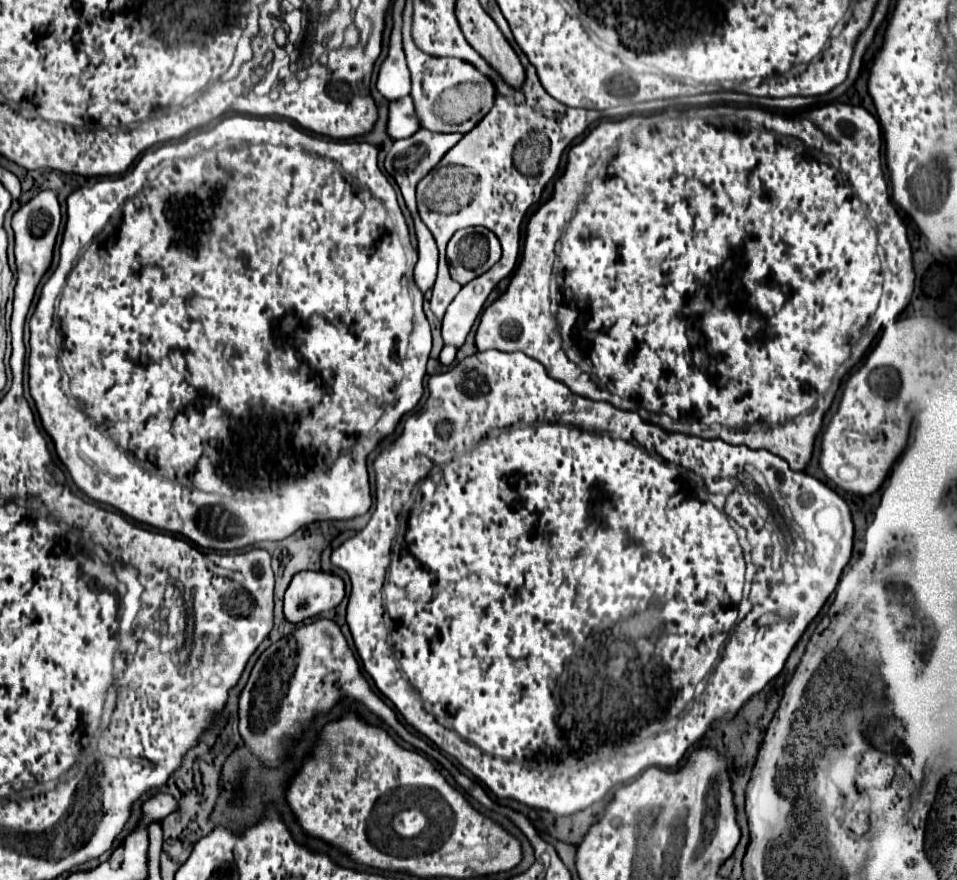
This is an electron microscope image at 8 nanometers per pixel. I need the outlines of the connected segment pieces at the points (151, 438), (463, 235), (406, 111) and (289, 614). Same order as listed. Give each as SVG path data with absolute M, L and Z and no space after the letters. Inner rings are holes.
M225 112L223 116L203 124L201 128L189 130L181 139L171 140L161 147L148 149L141 156L141 160L133 166L133 170L129 170L127 174L117 177L101 177L94 184L85 186L81 190L75 190L67 198L67 224L65 224L65 232L63 232L61 260L59 260L59 266L55 268L55 272L51 274L51 278L43 284L37 308L29 320L29 328L31 328L29 390L35 400L41 424L47 430L47 434L53 438L59 460L65 464L65 468L69 470L75 484L89 498L109 504L109 506L117 508L119 512L127 514L129 518L145 522L159 530L183 534L183 536L191 538L201 548L237 550L237 548L245 548L245 546L251 546L251 544L257 544L263 540L283 540L283 538L291 536L295 530L299 530L303 524L309 524L315 520L349 520L349 518L361 516L371 508L367 454L373 452L373 448L377 446L377 442L383 436L387 436L395 430L401 416L405 412L413 410L419 404L424 393L422 383L432 349L432 330L425 318L423 294L417 290L417 286L413 282L413 271L417 260L417 249L411 246L409 230L407 230L405 218L398 204L397 196L395 196L395 190L377 166L377 148L373 144L343 142L343 140L331 140L331 138L323 138L323 136L315 136L315 134L305 134L303 130L299 130L297 126L293 126L284 119L260 118ZM193 220L195 220L195 252L193 252ZM385 374L405 374L405 378L401 378L401 382L389 382L389 378L385 378Z
M483 226L457 230L447 244L449 272L451 278L461 286L485 274L485 270L489 270L499 260L501 244L497 236Z
M409 96L393 100L389 104L389 120L387 120L387 136L393 140L409 138L419 130L417 118L413 118L413 100Z
M299 572L285 592L285 620L301 624L339 606L345 596L343 580L327 572Z

